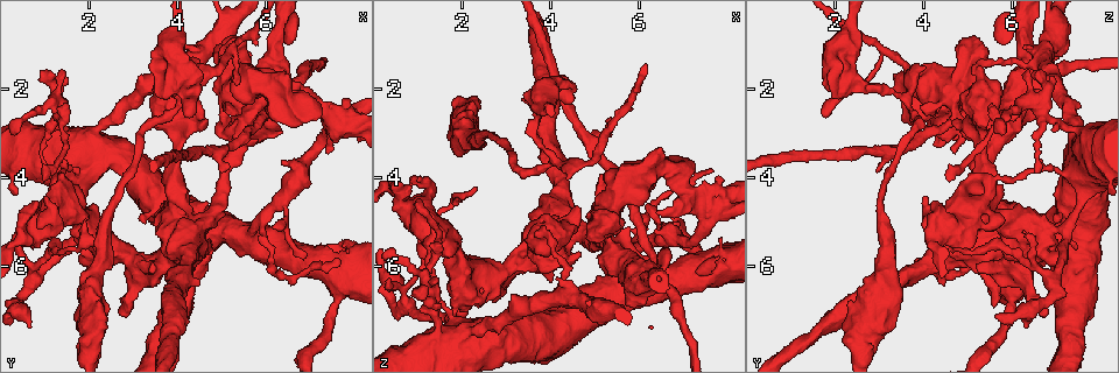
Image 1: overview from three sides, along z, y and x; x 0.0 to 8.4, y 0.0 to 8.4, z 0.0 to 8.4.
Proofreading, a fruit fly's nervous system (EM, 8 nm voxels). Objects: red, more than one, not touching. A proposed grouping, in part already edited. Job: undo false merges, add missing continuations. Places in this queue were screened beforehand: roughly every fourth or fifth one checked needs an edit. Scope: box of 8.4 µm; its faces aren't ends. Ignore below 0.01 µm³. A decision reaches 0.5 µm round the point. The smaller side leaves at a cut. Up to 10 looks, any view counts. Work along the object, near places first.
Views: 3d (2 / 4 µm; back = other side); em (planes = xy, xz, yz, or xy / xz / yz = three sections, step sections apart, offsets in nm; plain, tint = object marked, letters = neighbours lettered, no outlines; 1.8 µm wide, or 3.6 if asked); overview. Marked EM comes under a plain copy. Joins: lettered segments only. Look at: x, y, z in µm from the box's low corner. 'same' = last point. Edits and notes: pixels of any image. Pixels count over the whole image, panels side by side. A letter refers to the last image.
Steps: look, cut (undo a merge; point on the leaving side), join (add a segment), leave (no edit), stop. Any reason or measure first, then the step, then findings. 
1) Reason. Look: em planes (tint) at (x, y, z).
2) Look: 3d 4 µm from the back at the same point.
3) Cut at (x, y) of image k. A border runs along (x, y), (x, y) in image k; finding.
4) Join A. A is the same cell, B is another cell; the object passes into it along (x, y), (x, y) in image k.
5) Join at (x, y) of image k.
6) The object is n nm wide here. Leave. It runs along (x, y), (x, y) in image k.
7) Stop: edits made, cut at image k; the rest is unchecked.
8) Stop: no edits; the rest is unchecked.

Branch stops here. Look: em xy step 4 (letters) at (1.25, 1.60, 6.50).

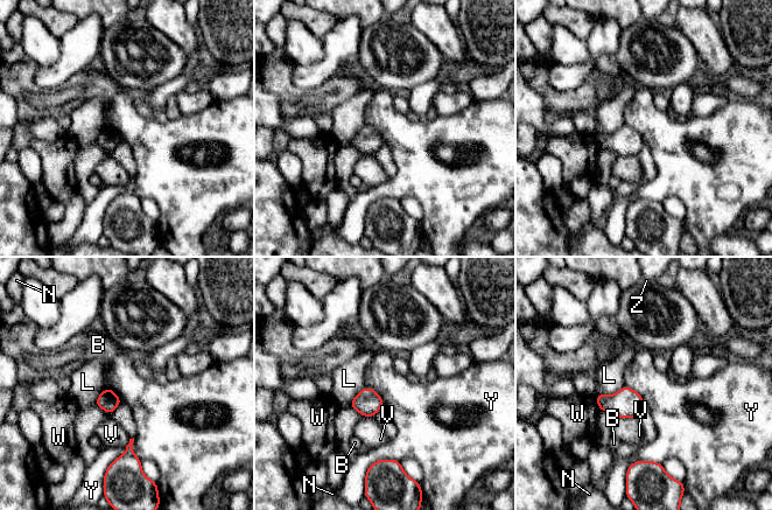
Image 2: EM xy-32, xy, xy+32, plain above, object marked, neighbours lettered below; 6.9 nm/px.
Another direction. Look: em planes (letters) at the same point.

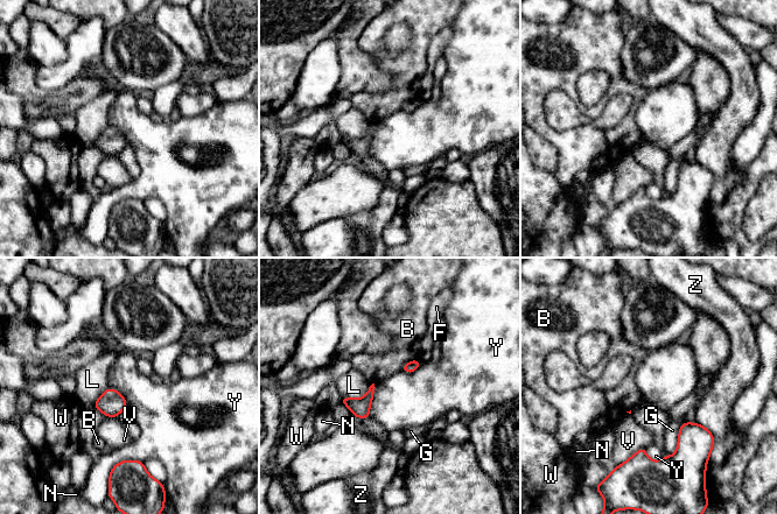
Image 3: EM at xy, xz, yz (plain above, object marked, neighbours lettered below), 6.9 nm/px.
The longest contact is with G, 280 nm. Leave. B, F, G, L, N, V, W, Y and Z are other cells; a border runs along (375, 384), (369, 410), (370, 417) in image 3; no lettered segment goes on from it.

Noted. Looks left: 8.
Look: em xz step 4 (letters) at (1.90, 5.10, 6.85).

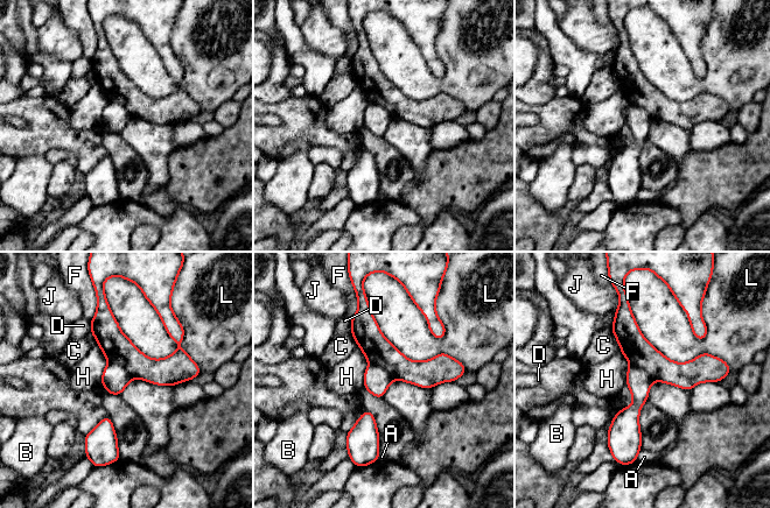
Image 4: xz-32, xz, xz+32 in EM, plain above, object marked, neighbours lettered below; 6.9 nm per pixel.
Cut at (117, 347) of image 4. A, B, C, D, F, H, J and L are other cells; a second neuron is stuck on.

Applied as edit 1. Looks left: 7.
Look: overview.

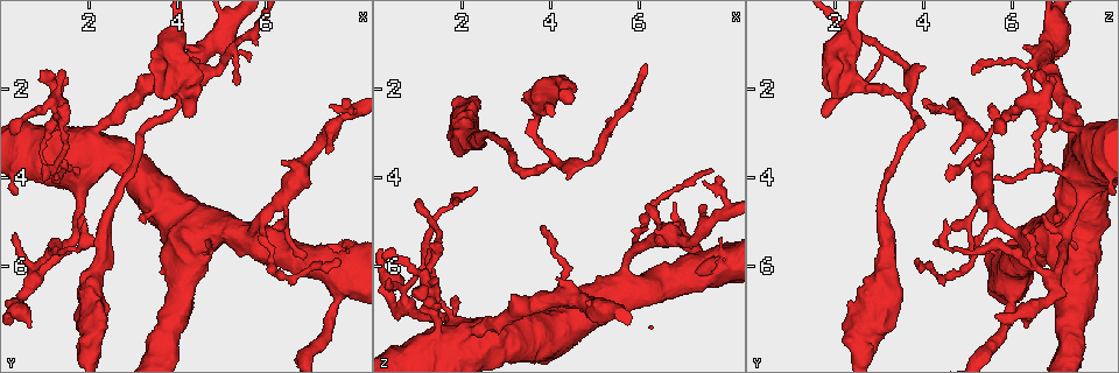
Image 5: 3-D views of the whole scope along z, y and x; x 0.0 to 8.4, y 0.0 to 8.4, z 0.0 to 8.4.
Touches itself. Look: 3d 4 µm at (4.50, 1.75, 1.95).

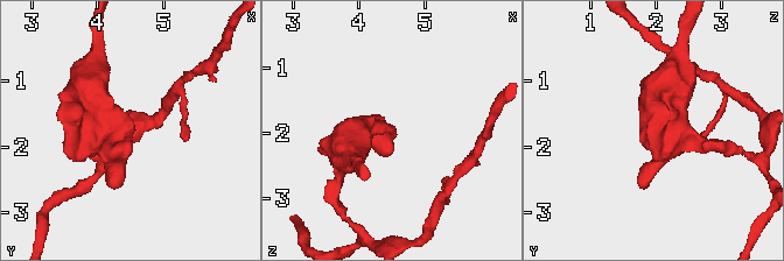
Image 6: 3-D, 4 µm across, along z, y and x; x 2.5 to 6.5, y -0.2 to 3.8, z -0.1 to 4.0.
Look: em yz step 16 (letters) at (4.45, 1.80, 1.95).

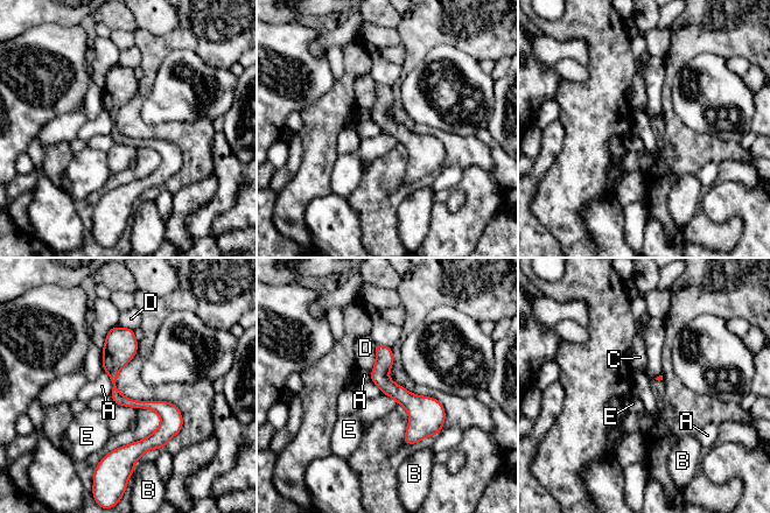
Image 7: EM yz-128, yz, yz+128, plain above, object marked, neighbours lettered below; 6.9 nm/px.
The object is 20 nm wide here; the longest contact is with D, 200 nm. Leave. A, B, C, D and E are other cells; one neuron here.

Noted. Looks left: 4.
Stop: edits made, cut at image 4; the rest is unchecked.

